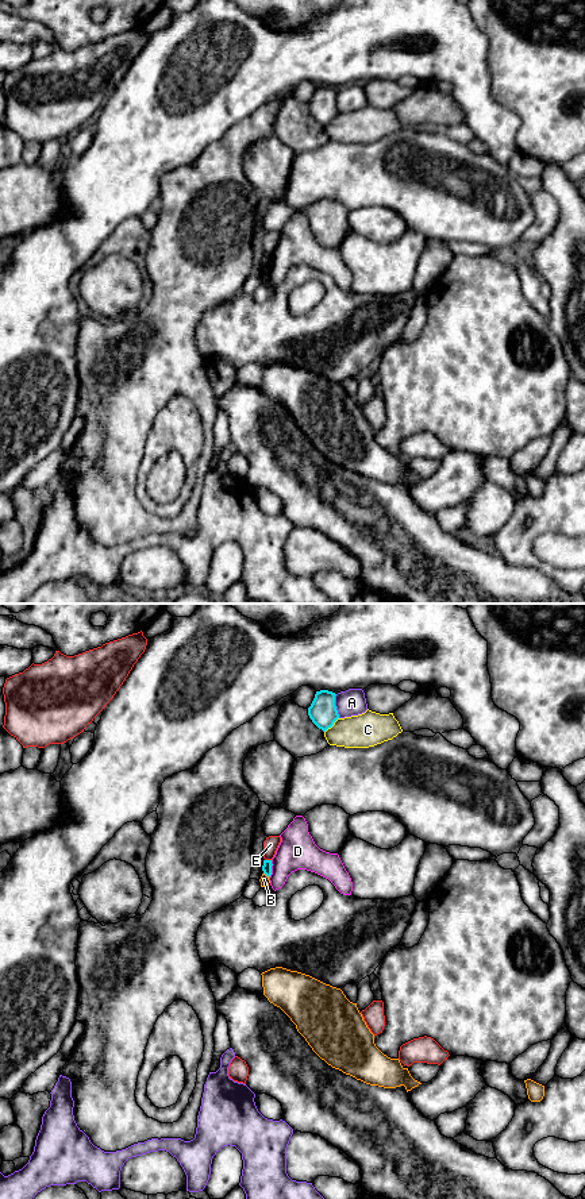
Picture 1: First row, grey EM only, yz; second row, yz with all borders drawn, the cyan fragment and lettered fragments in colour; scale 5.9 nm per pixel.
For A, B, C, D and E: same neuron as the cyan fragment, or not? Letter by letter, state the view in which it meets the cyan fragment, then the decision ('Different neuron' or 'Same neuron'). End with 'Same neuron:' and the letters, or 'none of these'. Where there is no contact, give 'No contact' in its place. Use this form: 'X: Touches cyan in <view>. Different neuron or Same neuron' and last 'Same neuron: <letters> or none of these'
A: Touches cyan in yz. Different neuron
B: Touches cyan in yz. Different neuron
C: Touches cyan in yz. Different neuron
D: Touches cyan in yz. Different neuron
E: Touches cyan in yz. Different neuron
Same neuron: none of these

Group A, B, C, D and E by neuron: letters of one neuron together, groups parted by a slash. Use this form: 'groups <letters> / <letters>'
groups A / B / C / D / E

